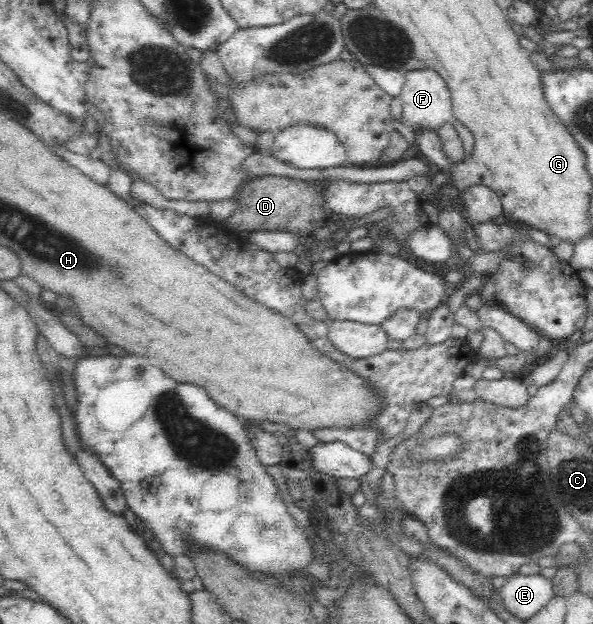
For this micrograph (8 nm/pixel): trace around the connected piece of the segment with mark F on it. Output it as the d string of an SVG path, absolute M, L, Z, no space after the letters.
M433 69L407 71L404 74L404 79L400 93L402 116L405 118L403 123L409 125L414 133L417 129L433 129L437 132L445 122L453 121L452 96L446 82L437 71Z

